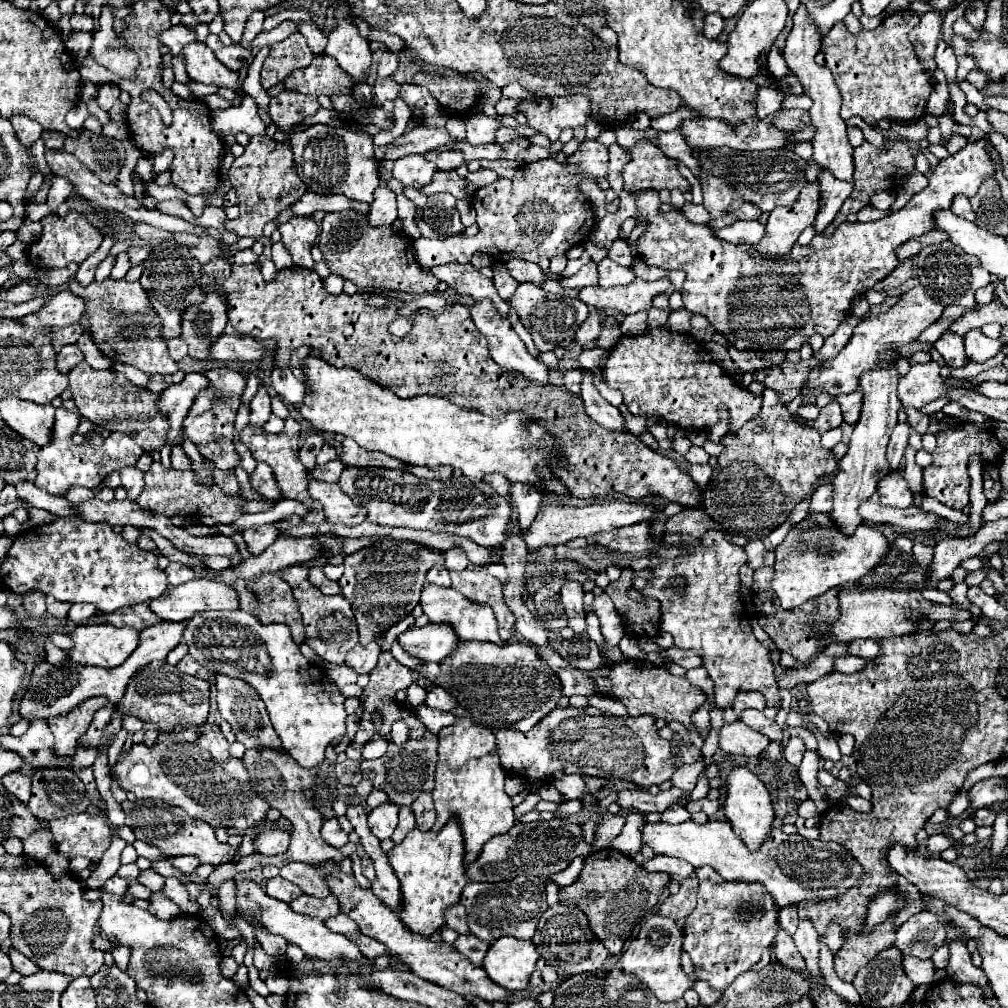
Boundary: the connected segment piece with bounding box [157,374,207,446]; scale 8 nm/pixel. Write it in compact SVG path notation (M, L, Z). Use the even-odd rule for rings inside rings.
M187 374L179 384L169 386L159 396L157 408L171 422L171 432L167 432L167 444L171 444L171 446L183 444L183 436L181 436L183 418L187 416L191 402L203 388L207 388L207 378L203 374Z

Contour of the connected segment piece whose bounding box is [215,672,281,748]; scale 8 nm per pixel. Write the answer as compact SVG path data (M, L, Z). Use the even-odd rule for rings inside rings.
M217 672L215 676L215 688L217 688L217 706L219 712L223 716L223 720L227 720L237 736L237 740L245 746L245 748L253 748L253 746L271 746L277 748L279 744L279 736L271 726L269 714L263 706L263 700L259 698L259 694L245 682L245 680L237 680L231 676L223 676Z

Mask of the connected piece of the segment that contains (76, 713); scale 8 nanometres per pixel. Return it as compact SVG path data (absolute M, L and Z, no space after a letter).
M91 698L73 708L67 716L51 718L49 720L49 730L55 736L53 752L59 756L73 756L75 754L75 744L77 740L87 732L93 714L107 704L107 698Z

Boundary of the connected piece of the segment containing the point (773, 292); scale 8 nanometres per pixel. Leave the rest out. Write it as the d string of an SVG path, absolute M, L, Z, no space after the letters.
M987 138L967 144L957 154L951 154L949 158L941 160L937 168L929 176L929 186L915 194L909 204L891 216L885 216L877 222L843 222L837 232L831 238L825 238L823 234L815 236L809 246L795 244L793 250L787 256L763 256L757 250L753 250L747 244L731 244L725 240L719 240L713 236L713 230L709 226L691 224L683 212L659 212L659 196L655 190L637 192L633 194L639 206L639 216L649 218L649 230L647 234L637 242L639 254L645 258L649 266L659 266L667 270L683 270L687 274L683 282L683 306L691 314L701 314L709 320L709 324L723 334L729 344L733 344L737 350L799 350L803 344L809 342L813 334L821 334L823 338L831 336L841 320L847 316L853 296L865 294L869 288L873 288L879 280L889 276L897 266L895 248L911 238L917 238L929 230L935 230L935 212L939 208L951 208L951 200L957 194L965 194L967 198L975 196L985 176L995 174L993 162L985 150Z

